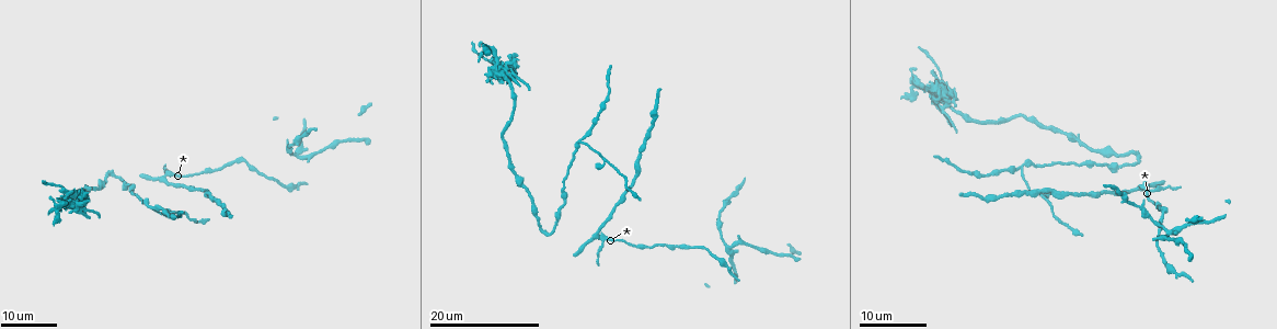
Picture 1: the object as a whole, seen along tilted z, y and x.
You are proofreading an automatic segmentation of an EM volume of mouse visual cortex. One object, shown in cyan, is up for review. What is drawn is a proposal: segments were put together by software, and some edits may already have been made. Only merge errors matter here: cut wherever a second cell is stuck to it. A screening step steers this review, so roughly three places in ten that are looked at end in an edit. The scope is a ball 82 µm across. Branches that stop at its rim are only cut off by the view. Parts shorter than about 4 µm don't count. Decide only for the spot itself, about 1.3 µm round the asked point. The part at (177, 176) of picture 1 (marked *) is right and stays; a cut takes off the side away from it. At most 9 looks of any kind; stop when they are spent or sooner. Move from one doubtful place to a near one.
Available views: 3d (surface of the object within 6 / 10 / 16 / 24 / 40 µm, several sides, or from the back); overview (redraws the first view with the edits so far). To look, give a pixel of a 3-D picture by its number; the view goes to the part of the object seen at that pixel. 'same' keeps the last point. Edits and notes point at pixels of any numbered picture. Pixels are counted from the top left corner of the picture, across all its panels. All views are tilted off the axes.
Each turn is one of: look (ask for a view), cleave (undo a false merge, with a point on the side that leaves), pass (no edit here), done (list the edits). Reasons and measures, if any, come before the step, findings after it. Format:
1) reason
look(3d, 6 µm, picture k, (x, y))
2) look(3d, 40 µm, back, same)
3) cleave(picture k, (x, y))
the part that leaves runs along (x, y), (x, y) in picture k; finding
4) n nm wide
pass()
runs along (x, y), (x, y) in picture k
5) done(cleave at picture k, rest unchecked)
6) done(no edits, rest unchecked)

look(3d, 24 µm, picture 1, (603, 239))

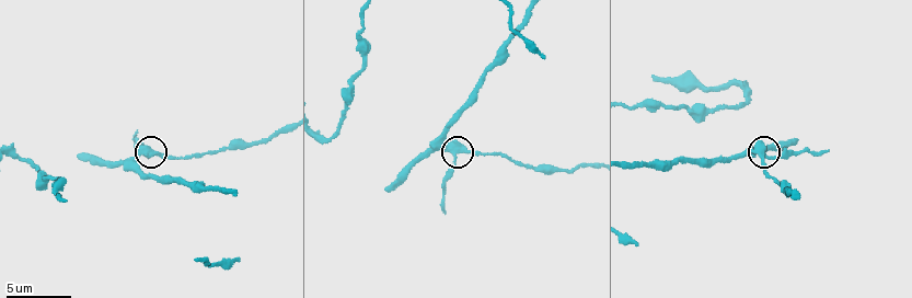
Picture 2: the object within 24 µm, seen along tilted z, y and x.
look(3d, 10 µm, picture 2, (765, 156))

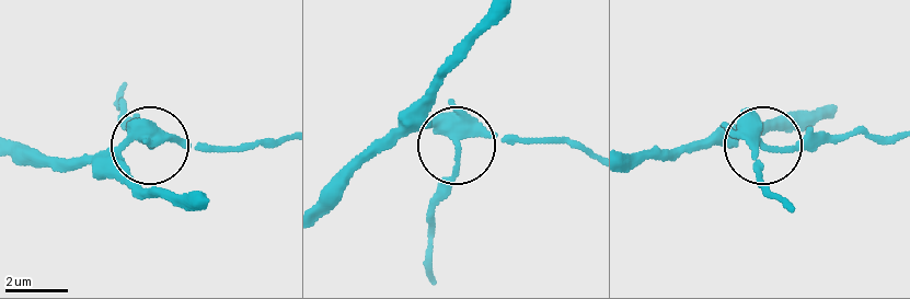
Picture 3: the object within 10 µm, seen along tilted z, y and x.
look(3d, 6 µm, picture 3, (764, 144))

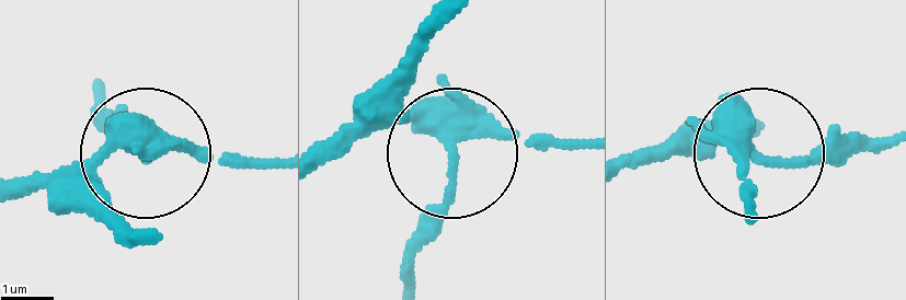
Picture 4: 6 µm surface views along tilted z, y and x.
280 nm wide
cleave(picture 4, (433, 215))
a second cell is stuck on

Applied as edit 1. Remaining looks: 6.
see it whole again
look(overview)

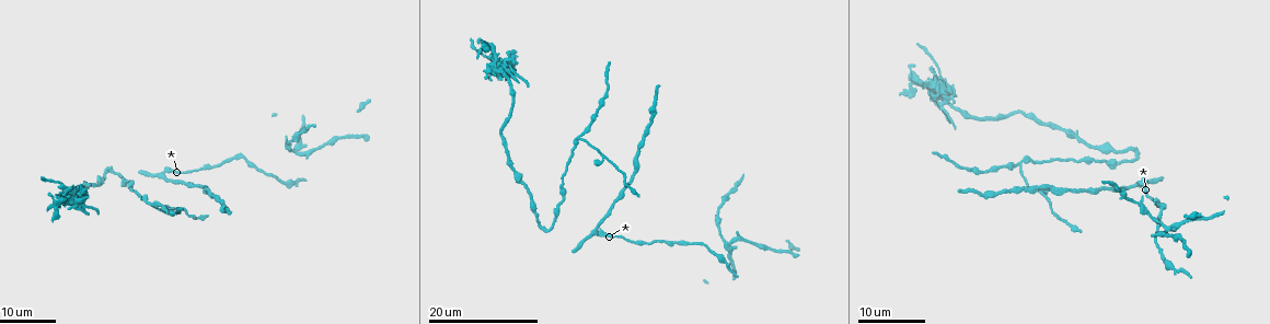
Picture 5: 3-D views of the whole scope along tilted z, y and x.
look(3d, 24 µm, picture 5, (1053, 189))

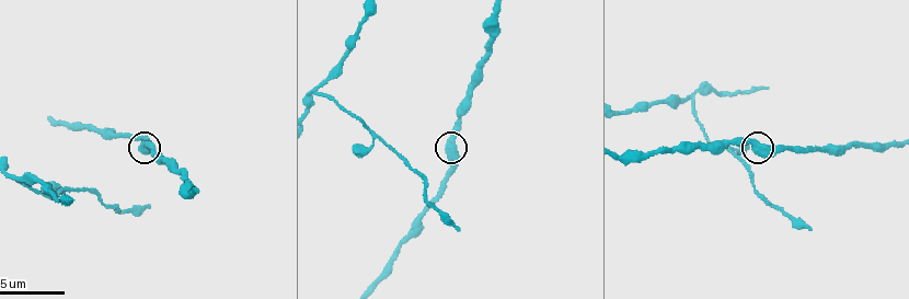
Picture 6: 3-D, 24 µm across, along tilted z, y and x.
zoom in
look(3d, 10 µm, picture 6, (447, 152))

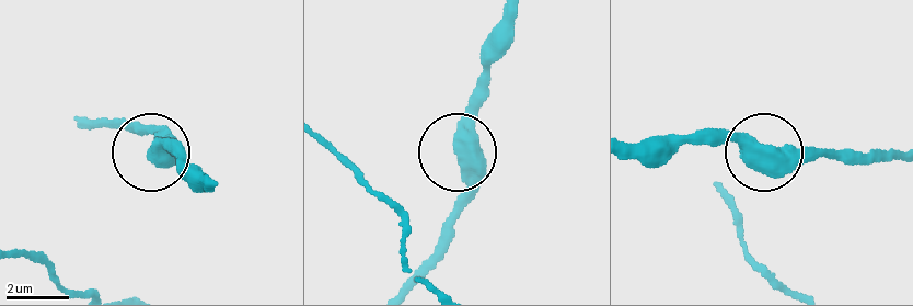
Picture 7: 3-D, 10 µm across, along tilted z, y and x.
510 nm wide
pass()
runs along (402, 287), (459, 197), (464, 168), (457, 145), (484, 91) in picture 7; all the same cell

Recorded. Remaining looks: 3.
three-way junction
look(3d, 6 µm, picture 6, (320, 85))

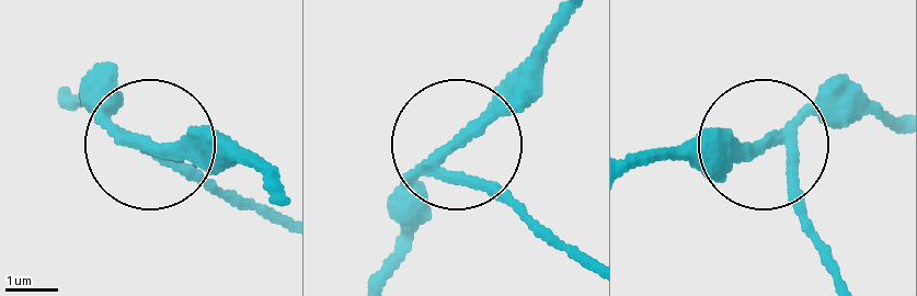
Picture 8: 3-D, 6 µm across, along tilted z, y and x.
200 nm wide
cleave(picture 8, (496, 188))
the part that leaves runs along (431, 166), (506, 192), (585, 258) in picture 8; two cells meet here

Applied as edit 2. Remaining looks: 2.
arms part here
look(3d, 16 µm, picture 5, (727, 244))

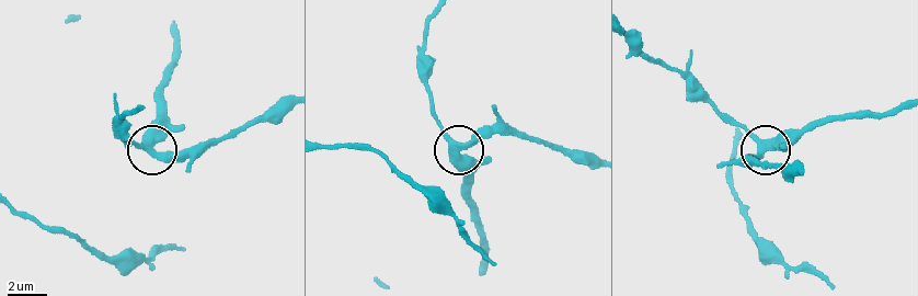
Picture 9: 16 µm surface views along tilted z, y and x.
look(3d, 10 µm, picture 9, (761, 150))

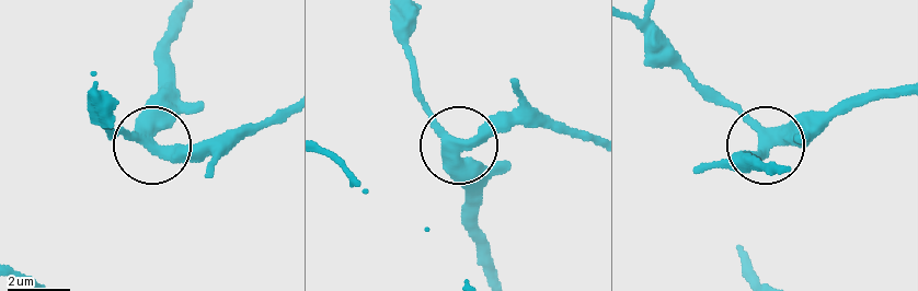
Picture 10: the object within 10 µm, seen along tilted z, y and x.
3 arms
pass()
one cell here

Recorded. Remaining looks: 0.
done(cleave at picture 4, cleave at picture 8, rest unchecked)

